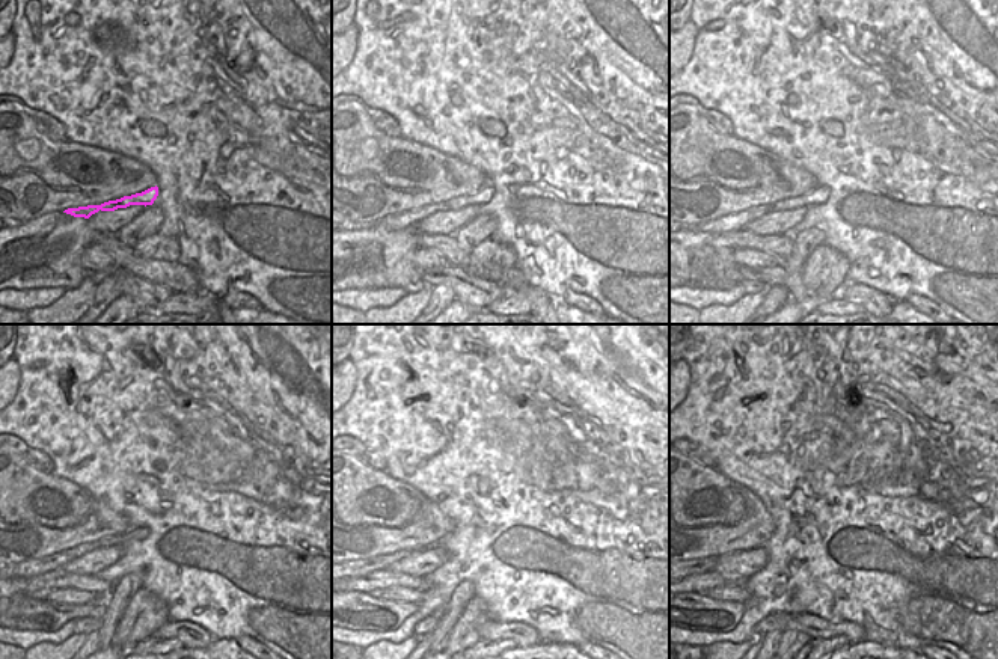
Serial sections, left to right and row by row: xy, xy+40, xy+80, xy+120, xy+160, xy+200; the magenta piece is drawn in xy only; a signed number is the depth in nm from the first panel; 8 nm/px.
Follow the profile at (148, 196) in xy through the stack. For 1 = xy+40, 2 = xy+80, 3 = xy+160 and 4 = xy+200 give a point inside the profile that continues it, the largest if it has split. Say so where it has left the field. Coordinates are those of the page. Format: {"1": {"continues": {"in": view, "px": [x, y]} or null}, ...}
{"1": {"continues": {"in": "xy+40", "px": [400, 220]}}, "2": {"continues": {"in": "xy+80", "px": [737, 220]}}, "3": {"continues": {"in": "xy+160", "px": [377, 563]}}, "4": {"continues": {"in": "xy+200", "px": [701, 566]}}}

